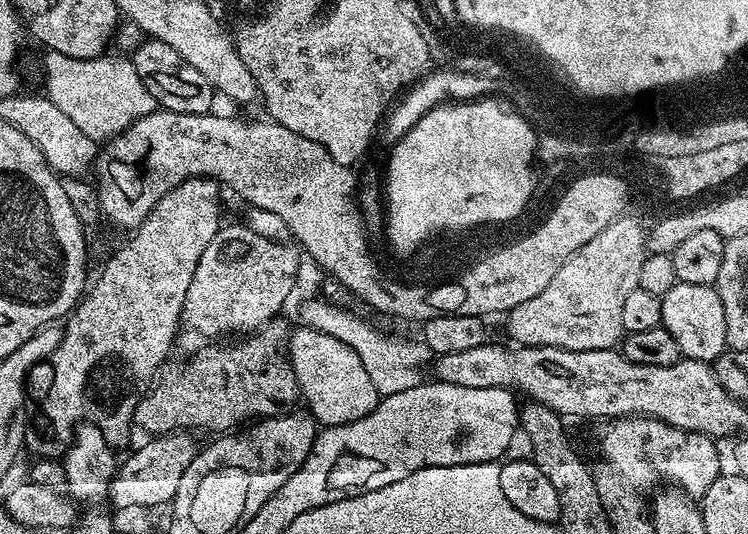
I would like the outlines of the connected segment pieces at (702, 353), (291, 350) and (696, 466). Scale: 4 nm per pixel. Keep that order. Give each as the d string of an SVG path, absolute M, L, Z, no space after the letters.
M677 283L662 297L662 327L678 342L681 357L689 360L715 362L726 351L726 310L722 310L722 298L711 284Z
M305 326L298 328L288 340L288 356L303 403L308 403L305 404L307 411L312 413L317 425L329 428L366 418L366 414L376 409L382 395L370 382L370 376L355 350L330 334Z
M617 416L609 419L601 428L604 429L600 432L600 452L608 459L605 461L637 489L644 490L657 476L658 479L665 480L665 485L675 486L687 496L703 498L706 490L710 490L710 486L714 486L714 482L722 475L720 452L716 449L717 441L706 434L675 428L652 416Z

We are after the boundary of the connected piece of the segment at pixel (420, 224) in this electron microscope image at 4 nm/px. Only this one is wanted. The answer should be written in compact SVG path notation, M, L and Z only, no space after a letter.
M479 98L474 99L471 102L444 102L440 104L439 107L432 108L429 110L425 116L417 122L417 124L409 130L404 136L399 137L395 142L396 145L392 148L392 157L388 160L388 183L386 183L387 192L390 194L389 202L389 212L388 212L388 222L390 224L390 230L392 231L392 236L396 236L396 245L403 246L404 248L410 247L411 244L416 244L416 240L420 240L420 236L428 236L428 232L434 231L435 228L457 228L460 226L463 229L475 229L475 224L500 224L503 220L512 220L516 215L519 214L520 211L523 210L524 207L528 204L528 199L533 198L536 190L532 186L532 135L530 134L530 126L528 125L528 121L524 116L520 114L520 112L516 110L511 110L511 112L507 112L506 109L503 108L500 104L495 104L495 99L492 98Z

